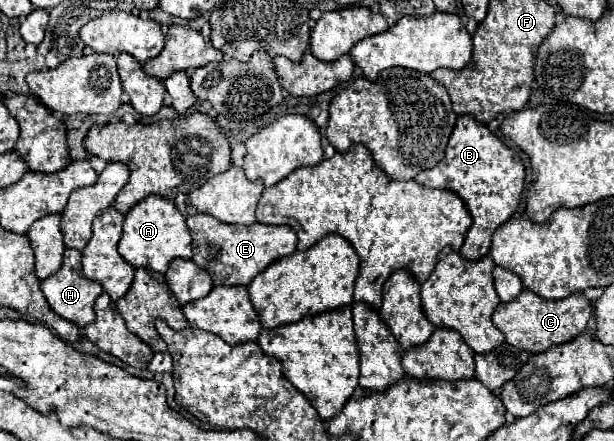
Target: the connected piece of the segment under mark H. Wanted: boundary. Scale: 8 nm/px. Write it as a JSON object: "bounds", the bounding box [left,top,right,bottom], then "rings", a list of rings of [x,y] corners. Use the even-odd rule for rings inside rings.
{"bounds":[41,248,103,328],"rings":[[[67,248],[65,254],[63,254],[63,264],[59,268],[57,274],[41,280],[41,290],[49,302],[49,306],[59,314],[63,316],[65,320],[77,324],[79,328],[85,328],[89,322],[95,320],[95,312],[93,312],[93,304],[97,300],[97,296],[103,292],[101,284],[95,282],[95,280],[89,280],[87,276],[83,276],[83,270],[81,270],[81,252],[79,250],[73,250],[73,248]]]}

